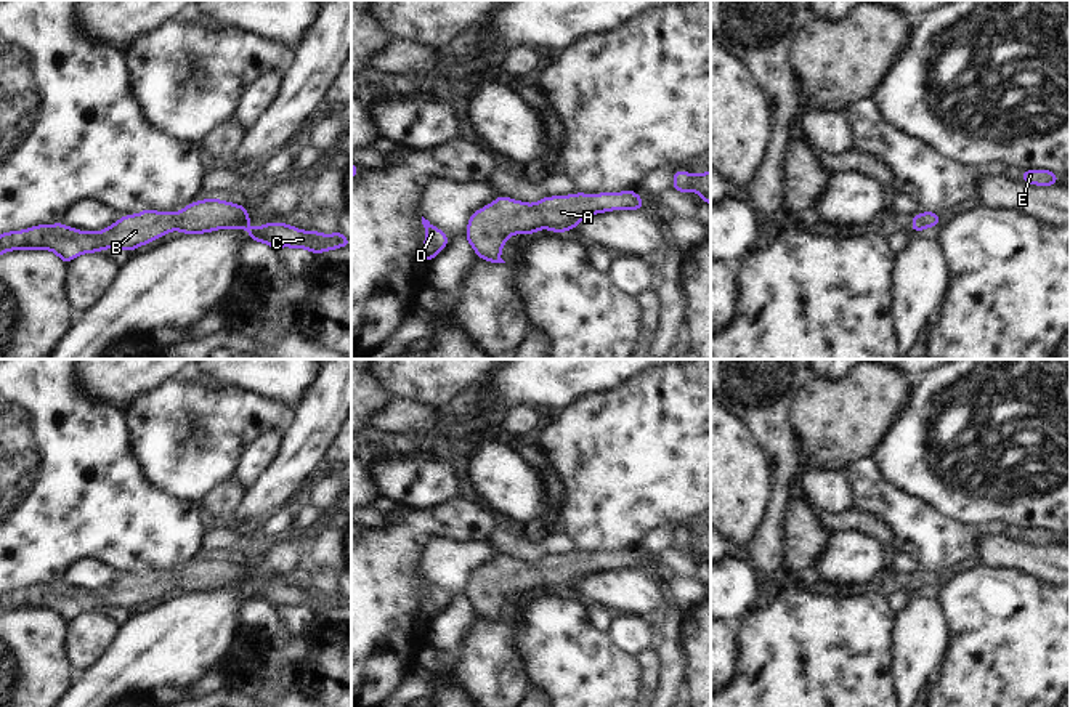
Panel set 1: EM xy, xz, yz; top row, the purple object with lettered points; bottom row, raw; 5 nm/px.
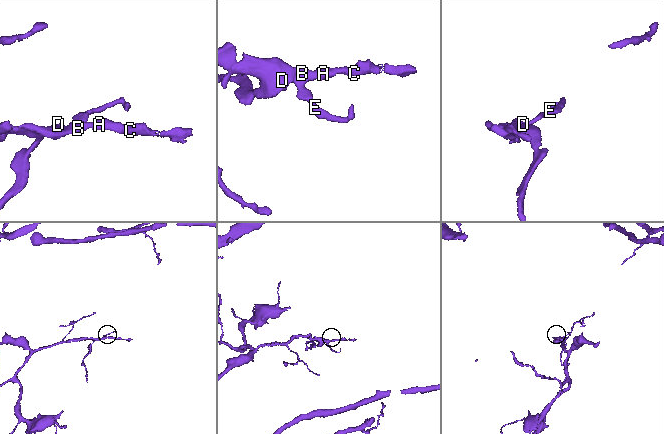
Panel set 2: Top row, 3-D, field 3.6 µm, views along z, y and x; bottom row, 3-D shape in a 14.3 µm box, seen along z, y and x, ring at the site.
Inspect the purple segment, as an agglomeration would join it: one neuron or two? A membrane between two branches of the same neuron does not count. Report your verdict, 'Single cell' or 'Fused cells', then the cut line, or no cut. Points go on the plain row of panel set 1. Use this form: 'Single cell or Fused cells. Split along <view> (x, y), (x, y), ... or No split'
Single cell. No split

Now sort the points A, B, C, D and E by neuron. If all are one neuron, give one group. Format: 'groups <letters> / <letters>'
groups A B C D E

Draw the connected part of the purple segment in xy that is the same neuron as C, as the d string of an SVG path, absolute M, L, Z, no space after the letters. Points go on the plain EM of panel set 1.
M204 558L191 561L178 571L154 571L146 568L136 574L125 574L114 584L98 592L79 590L56 584L37 584L24 590L0 593L0 612L11 609L51 609L63 622L69 622L83 612L99 612L103 608L120 608L133 611L170 590L183 593L204 593L225 587L247 588L249 600L258 600L271 608L290 606L306 608L313 614L351 604L337 588L324 595L319 590L302 590L287 582L265 582L255 588L249 587L250 576L244 564L223 561L221 558Z

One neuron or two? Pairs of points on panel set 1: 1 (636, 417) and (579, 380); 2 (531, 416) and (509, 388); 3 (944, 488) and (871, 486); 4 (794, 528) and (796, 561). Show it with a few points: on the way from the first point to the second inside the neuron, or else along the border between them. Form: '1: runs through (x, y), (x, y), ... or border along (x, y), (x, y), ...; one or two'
1: border along (632, 377), (615, 387), (583, 395), (563, 409); two
2: border along (509, 408), (538, 406), (544, 412); two
3: border along (871, 459), (894, 486), (928, 504); two
4: runs through (796, 536), (796, 553); one

